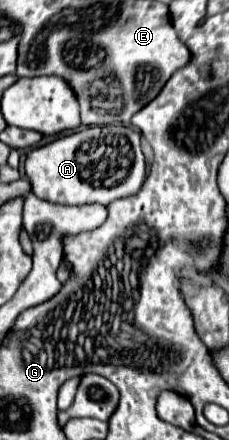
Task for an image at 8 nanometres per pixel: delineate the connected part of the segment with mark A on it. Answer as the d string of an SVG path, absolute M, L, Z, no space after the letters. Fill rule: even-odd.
M126 125L92 127L60 137L44 147L32 149L26 157L26 175L32 193L50 203L110 205L116 199L134 195L146 179L146 161L140 149L140 133Z

